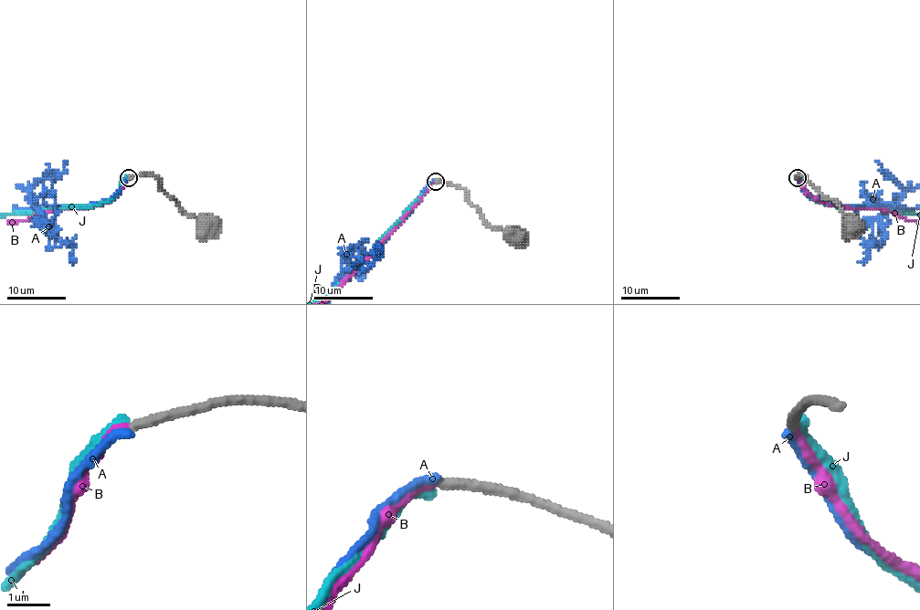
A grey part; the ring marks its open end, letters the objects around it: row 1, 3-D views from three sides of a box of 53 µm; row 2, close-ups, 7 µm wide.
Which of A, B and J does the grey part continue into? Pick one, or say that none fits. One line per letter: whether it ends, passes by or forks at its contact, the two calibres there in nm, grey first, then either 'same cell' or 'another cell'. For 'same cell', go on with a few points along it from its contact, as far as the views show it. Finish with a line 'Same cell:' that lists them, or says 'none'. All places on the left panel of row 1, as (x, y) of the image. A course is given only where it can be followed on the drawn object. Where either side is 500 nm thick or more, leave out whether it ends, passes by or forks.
A: it ends | 240/220 nm | another cell
B: it ends | 240/180 nm | another cell
J: it ends | 240/200 nm | same cell
Same cell: J

